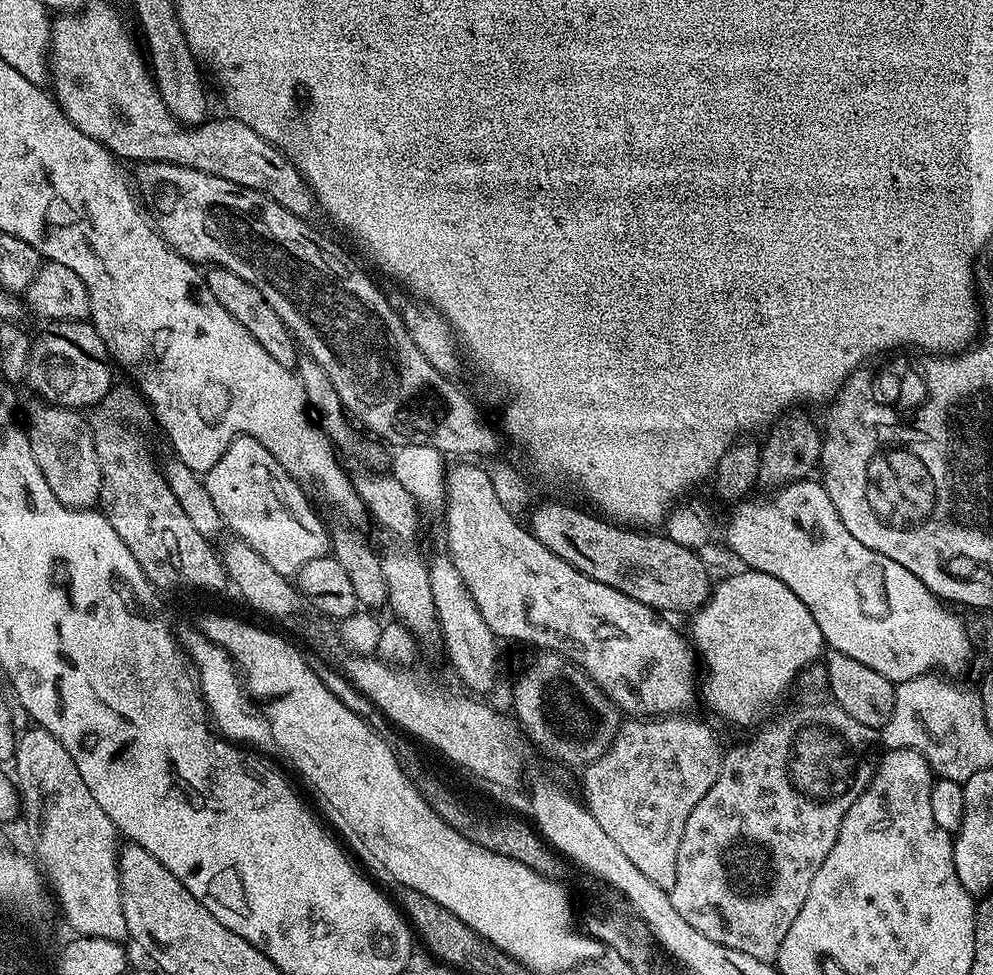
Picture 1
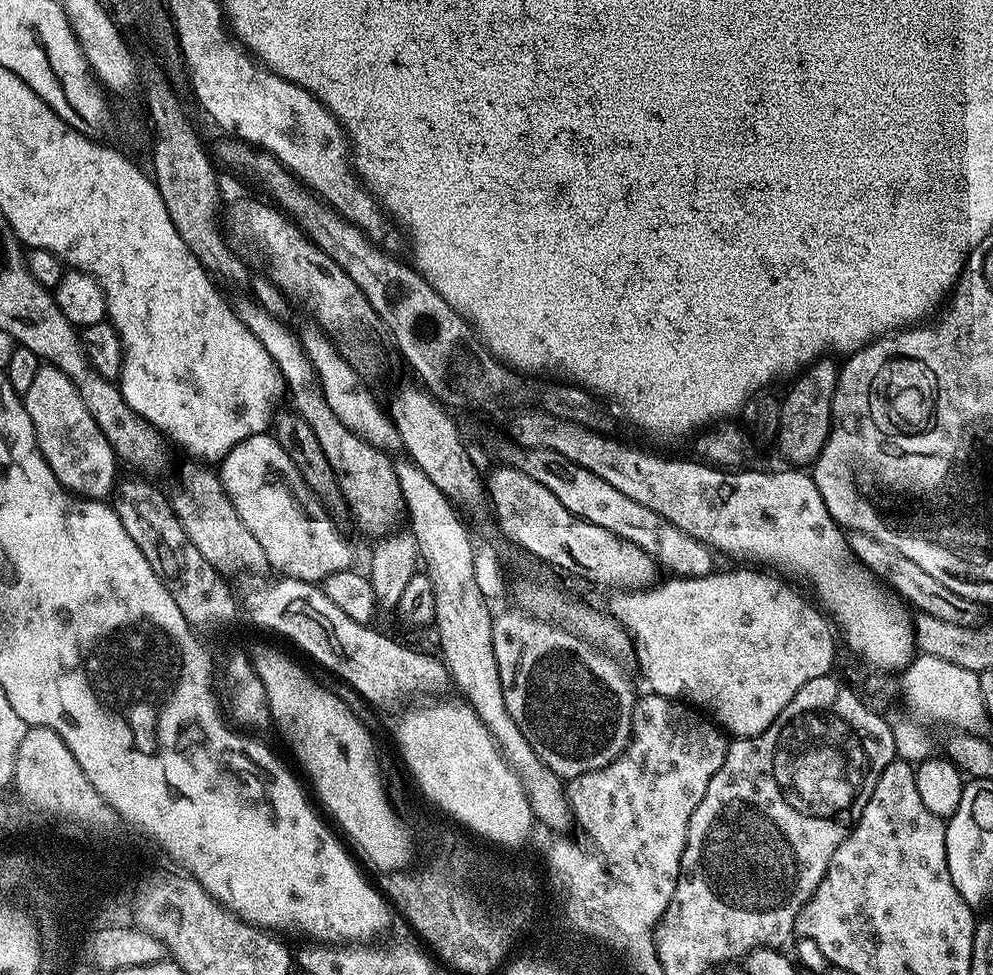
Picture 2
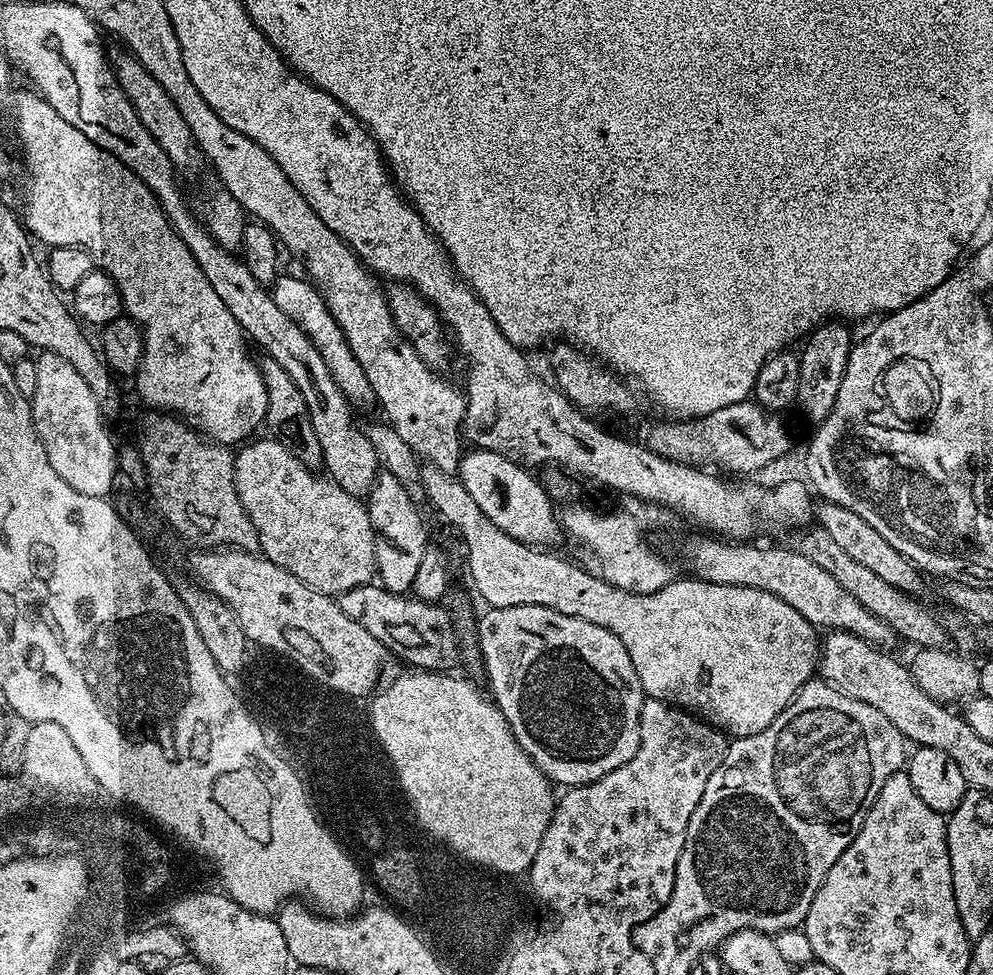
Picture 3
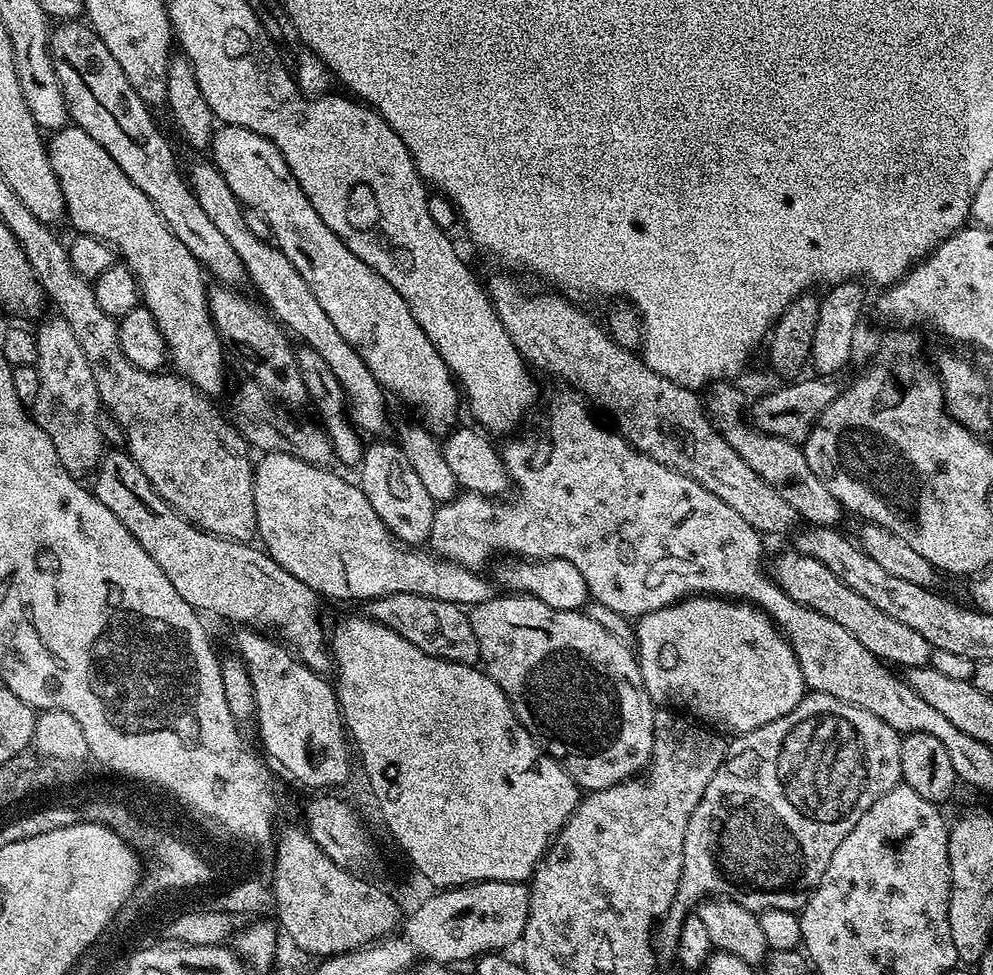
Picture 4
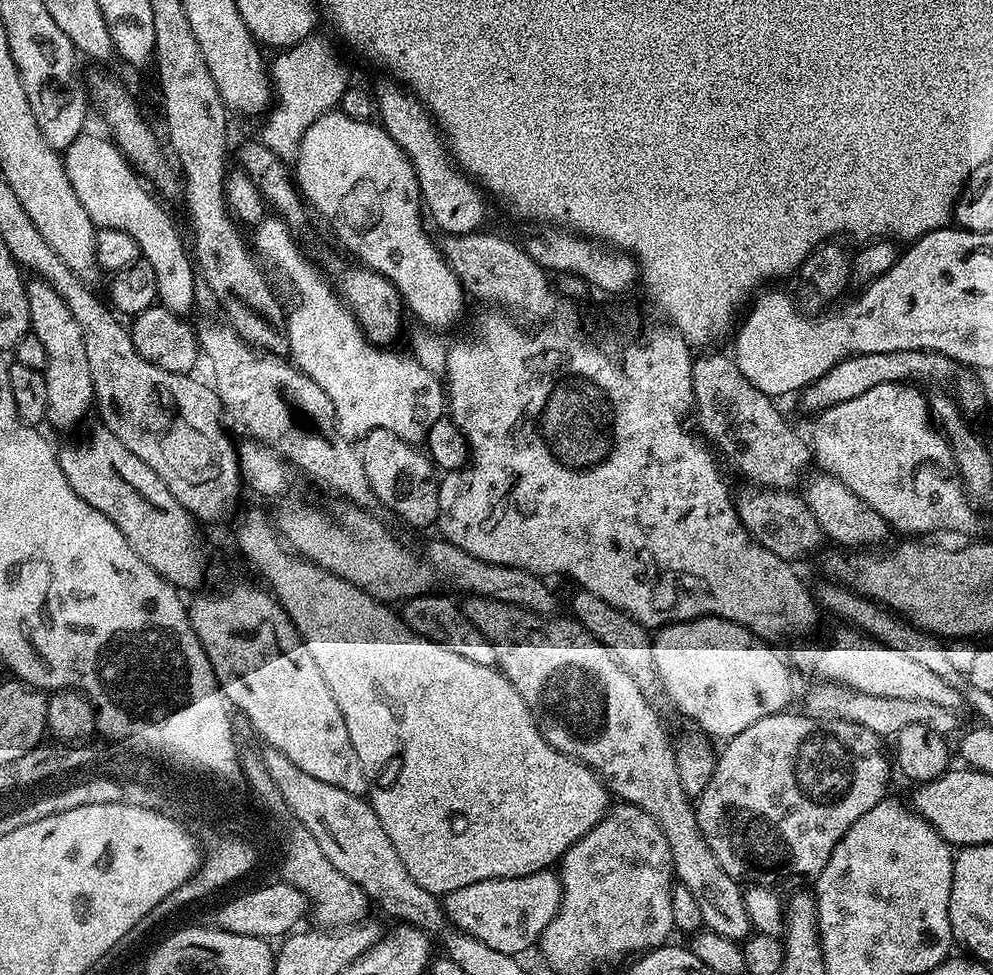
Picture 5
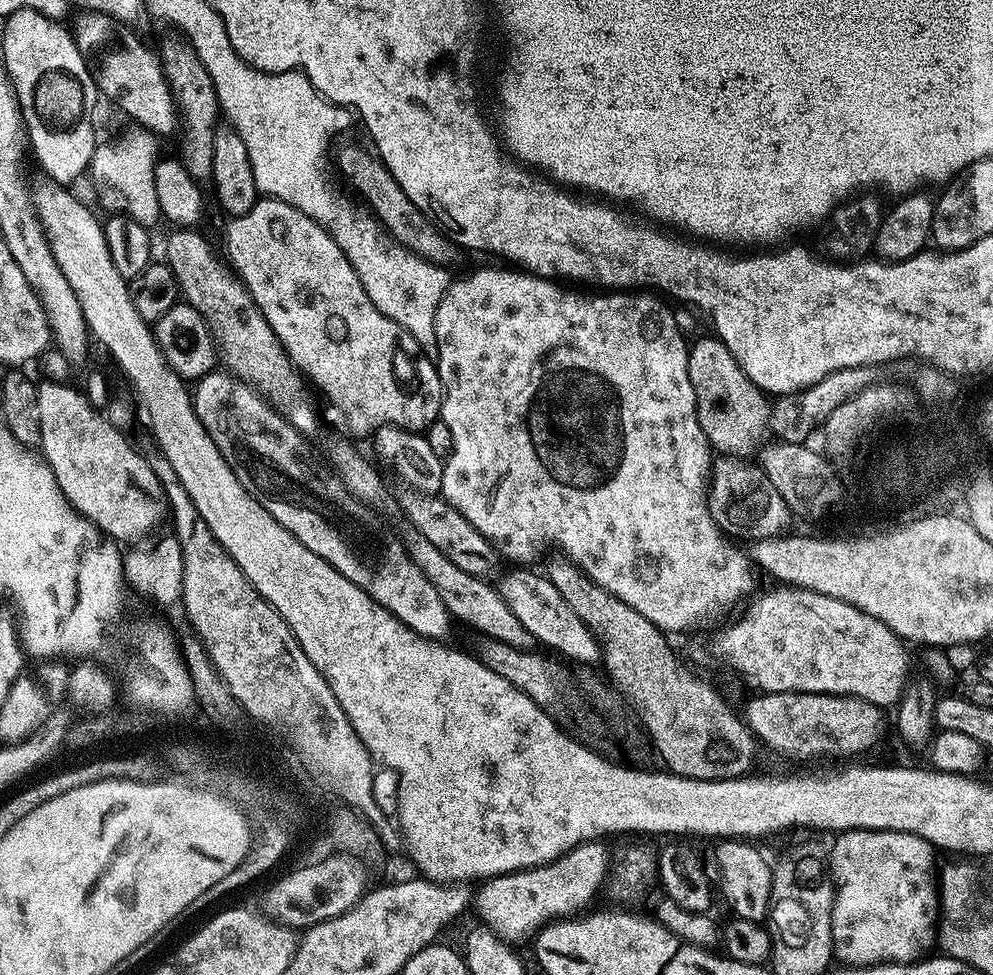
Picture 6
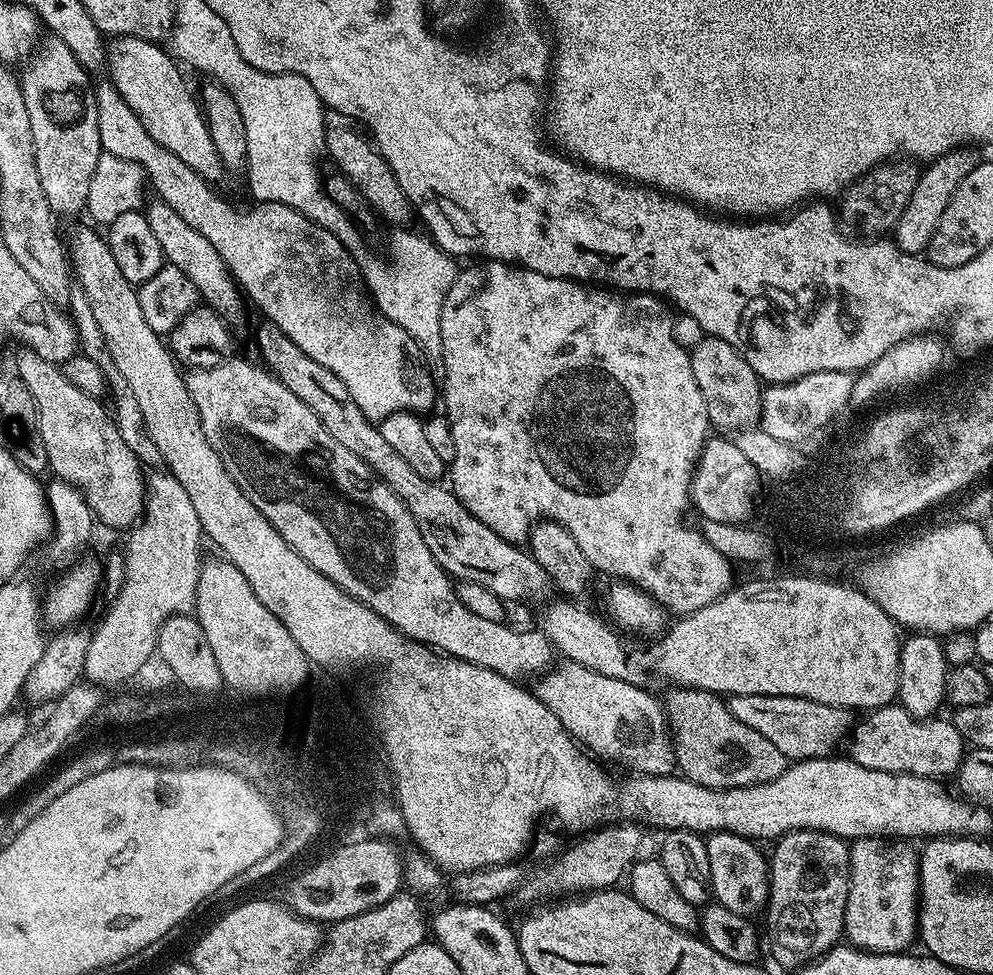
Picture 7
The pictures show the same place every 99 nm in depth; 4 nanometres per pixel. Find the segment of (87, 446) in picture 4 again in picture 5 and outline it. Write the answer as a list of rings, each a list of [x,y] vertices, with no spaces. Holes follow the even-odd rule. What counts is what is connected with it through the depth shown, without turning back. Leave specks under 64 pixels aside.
[[[32,278],[26,284],[28,290],[28,305],[30,306],[30,322],[32,323],[31,335],[37,336],[46,350],[47,368],[43,374],[46,378],[46,398],[48,399],[47,423],[56,428],[72,428],[84,415],[94,408],[96,395],[94,394],[94,382],[90,378],[90,362],[86,362],[86,342],[82,334],[82,326],[78,324],[78,318],[70,312],[70,306],[66,304],[54,290],[54,286],[39,278]]]

